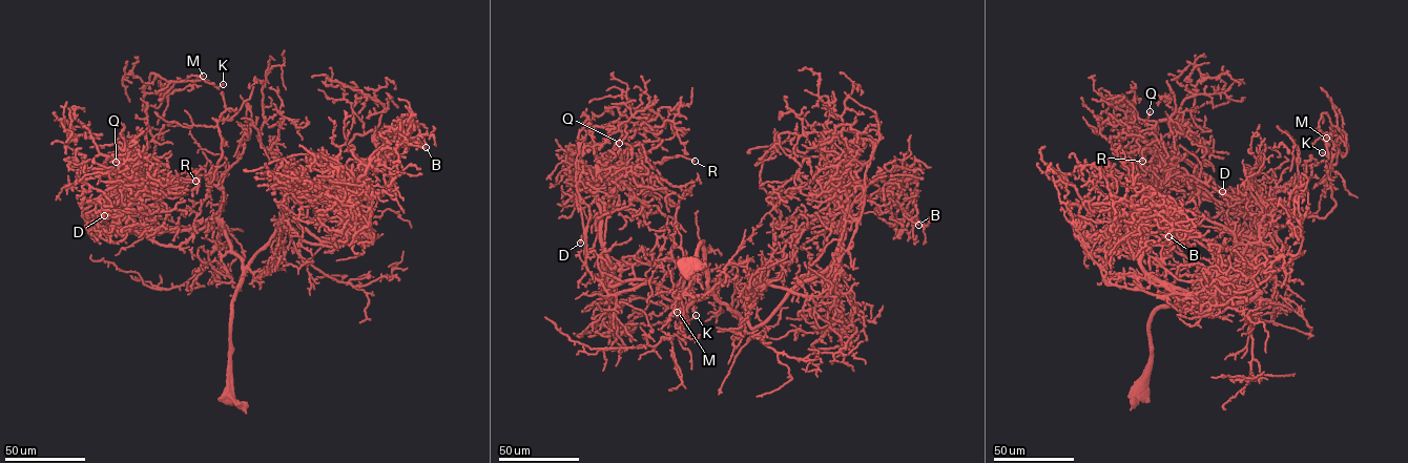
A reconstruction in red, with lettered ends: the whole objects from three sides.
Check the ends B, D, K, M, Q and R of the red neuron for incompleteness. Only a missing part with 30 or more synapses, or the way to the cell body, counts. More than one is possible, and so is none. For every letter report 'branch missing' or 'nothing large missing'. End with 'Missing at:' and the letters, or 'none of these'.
B: nothing large missing
D: nothing large missing
K: nothing large missing
M: nothing large missing
Q: nothing large missing
R: nothing large missing
Missing at: none of these

